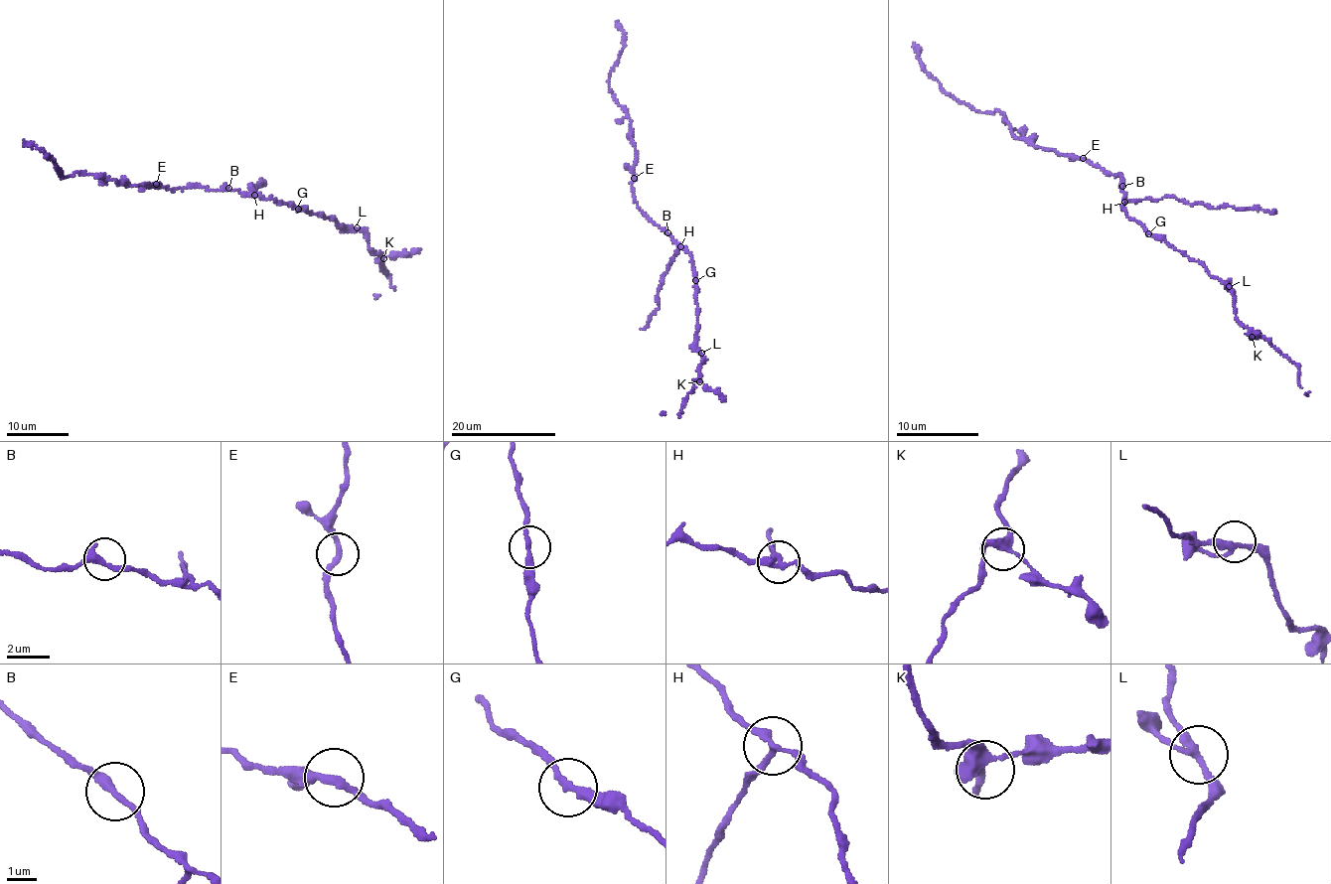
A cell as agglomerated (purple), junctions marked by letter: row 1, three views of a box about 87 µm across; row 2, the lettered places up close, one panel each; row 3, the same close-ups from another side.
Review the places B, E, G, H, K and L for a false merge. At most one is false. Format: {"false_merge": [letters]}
{"false_merge": ["H"]}

